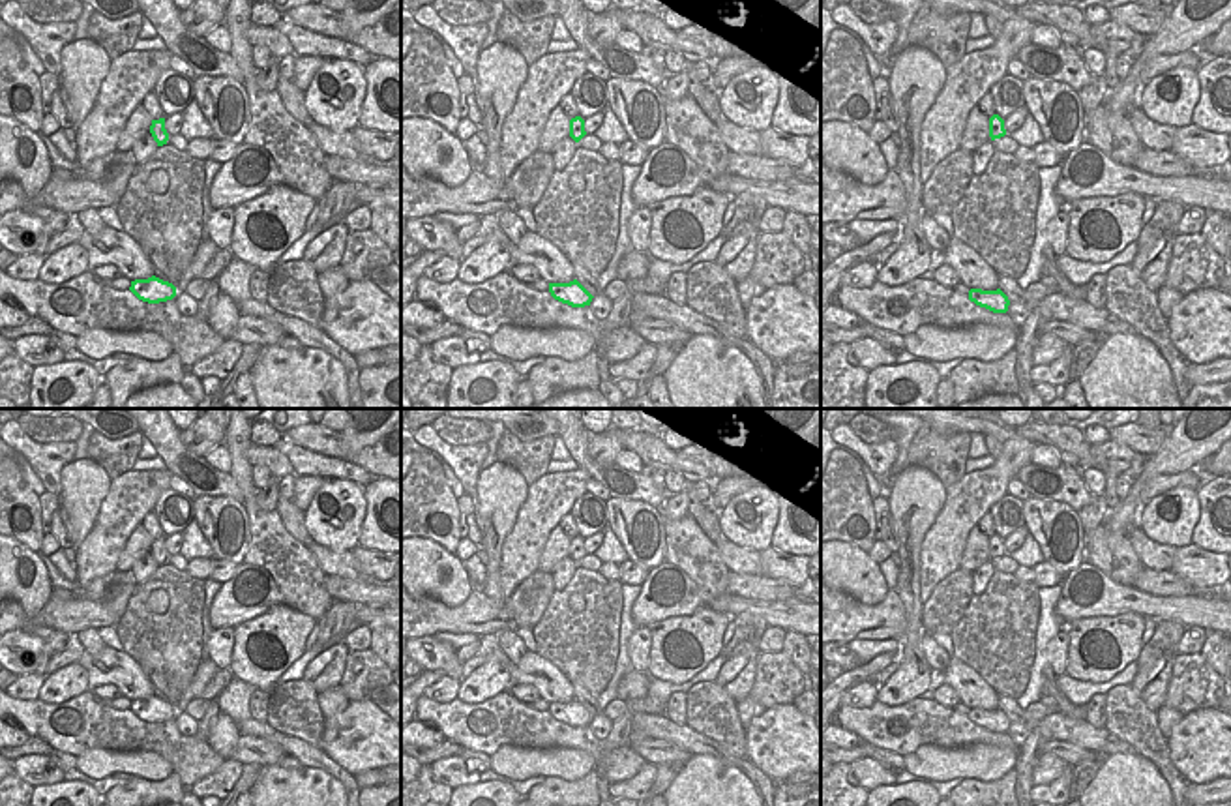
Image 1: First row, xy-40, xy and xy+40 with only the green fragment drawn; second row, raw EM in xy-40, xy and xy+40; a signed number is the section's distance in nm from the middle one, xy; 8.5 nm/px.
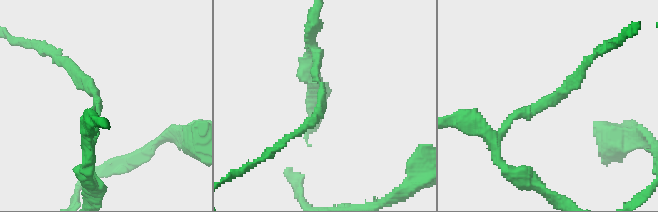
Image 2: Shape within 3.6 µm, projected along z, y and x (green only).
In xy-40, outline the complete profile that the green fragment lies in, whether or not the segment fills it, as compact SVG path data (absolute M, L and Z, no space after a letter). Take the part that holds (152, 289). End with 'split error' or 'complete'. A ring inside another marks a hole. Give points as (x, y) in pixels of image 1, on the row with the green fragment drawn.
M156 276L148 279L131 281L129 291L142 302L159 304L172 300L176 296L176 287L169 281L163 281Z; complete

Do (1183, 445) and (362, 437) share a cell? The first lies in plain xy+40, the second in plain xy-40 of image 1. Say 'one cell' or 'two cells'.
one cell

